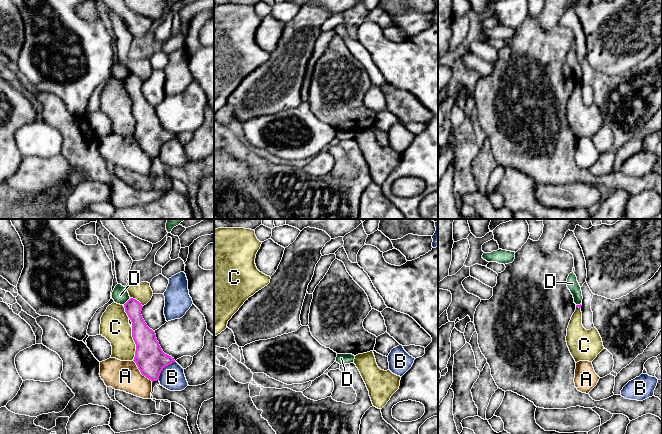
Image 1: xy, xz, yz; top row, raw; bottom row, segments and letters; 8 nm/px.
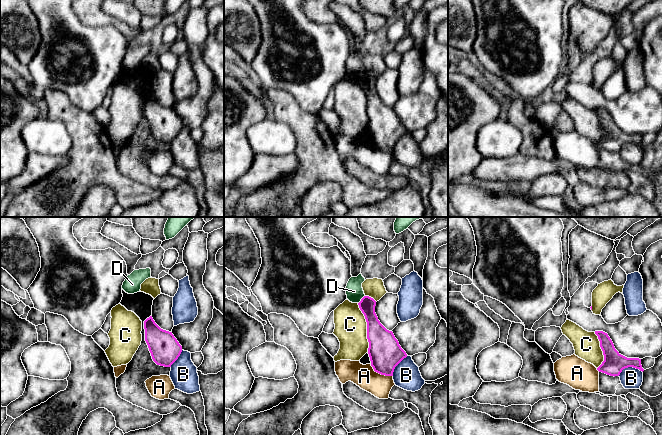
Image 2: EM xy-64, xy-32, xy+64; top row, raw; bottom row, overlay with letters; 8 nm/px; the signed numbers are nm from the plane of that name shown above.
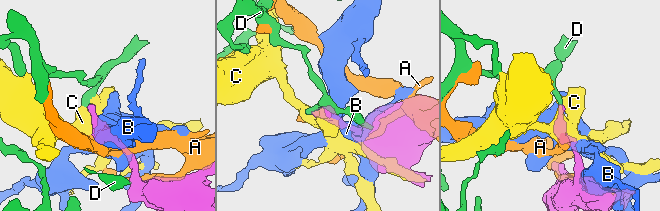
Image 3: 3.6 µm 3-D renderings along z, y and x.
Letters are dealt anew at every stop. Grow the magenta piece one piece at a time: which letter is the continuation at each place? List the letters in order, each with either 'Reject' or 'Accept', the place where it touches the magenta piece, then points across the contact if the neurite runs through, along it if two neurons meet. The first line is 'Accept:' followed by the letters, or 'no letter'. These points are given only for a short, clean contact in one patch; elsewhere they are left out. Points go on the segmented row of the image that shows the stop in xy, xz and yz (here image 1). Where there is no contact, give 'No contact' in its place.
Accept: no letter
A: Reject. Touches magenta at xy (140, 371)
B: Reject. Touches magenta at xy (164, 367)
C: Reject. Touches magenta at xy (135, 343)
D: Reject. Touches magenta at xy (126, 302). Boundary: xy (130, 298), (123, 305)

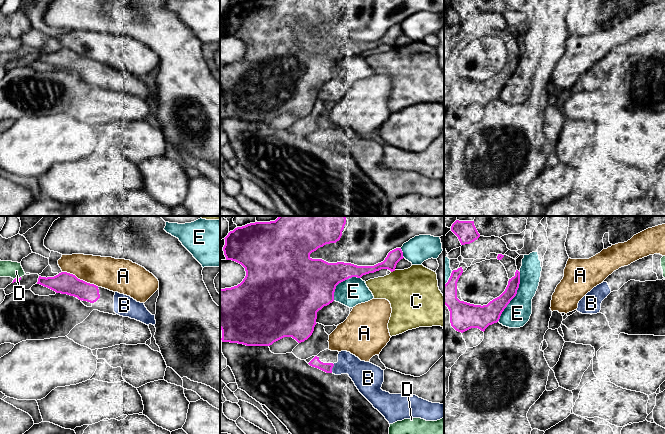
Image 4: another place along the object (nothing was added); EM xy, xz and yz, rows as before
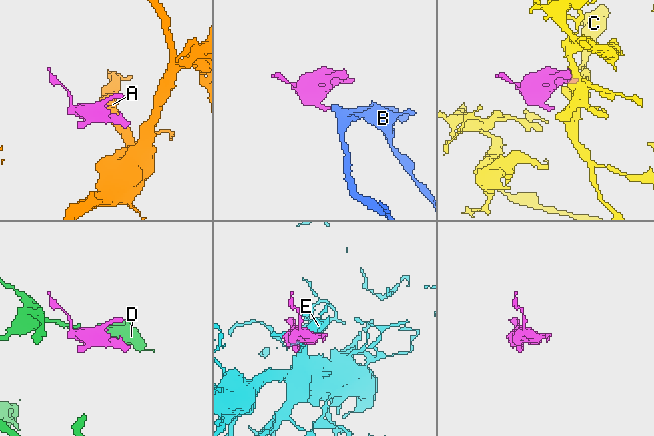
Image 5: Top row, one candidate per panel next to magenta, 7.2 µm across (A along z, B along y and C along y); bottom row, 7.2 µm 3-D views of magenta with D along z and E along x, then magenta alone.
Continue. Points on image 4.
Accept: B
A: Reject. Touches magenta at xy (79, 279). Boundary: xy (62, 271), (72, 273), (78, 278), (98, 286)
B: Accept. Touches magenta at xz (332, 367)
C: Reject. Touches magenta at xz (393, 270)
D: Reject. Touches magenta at xy (17, 278)
E: Reject. Touches magenta at yz (514, 296)

